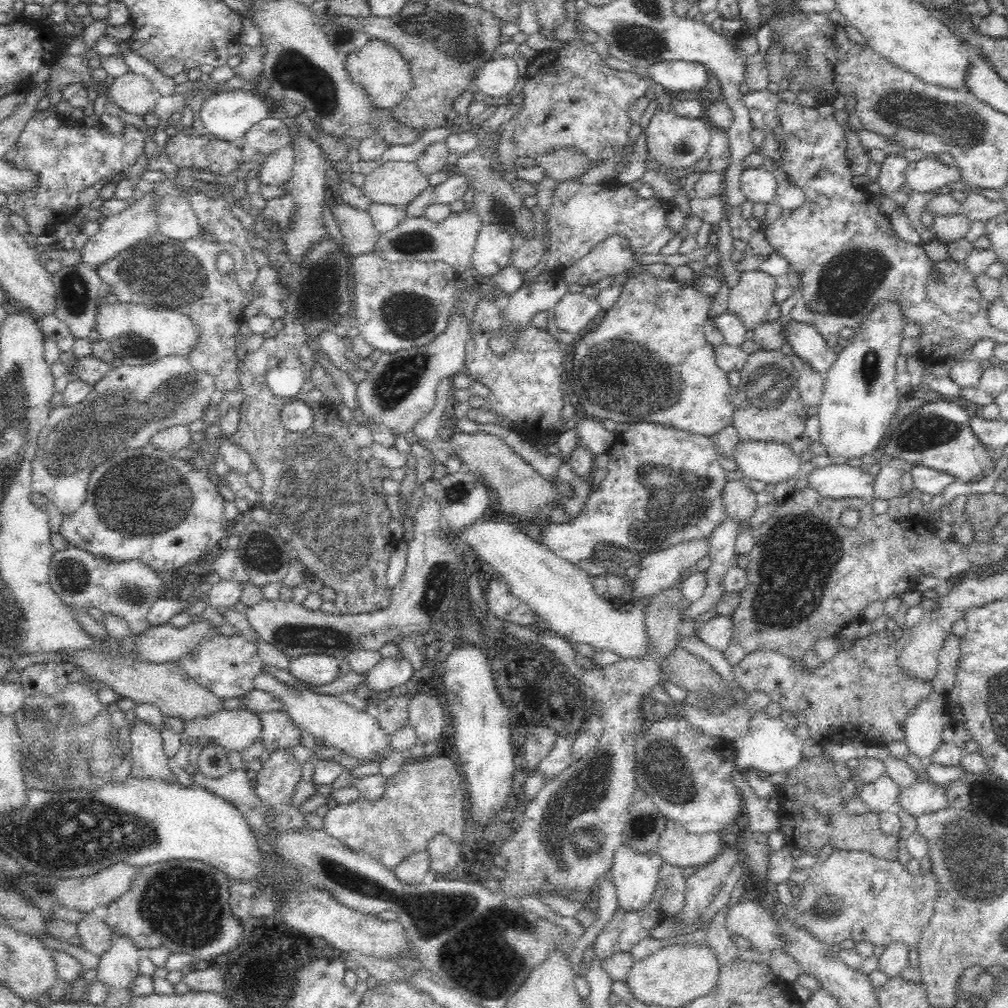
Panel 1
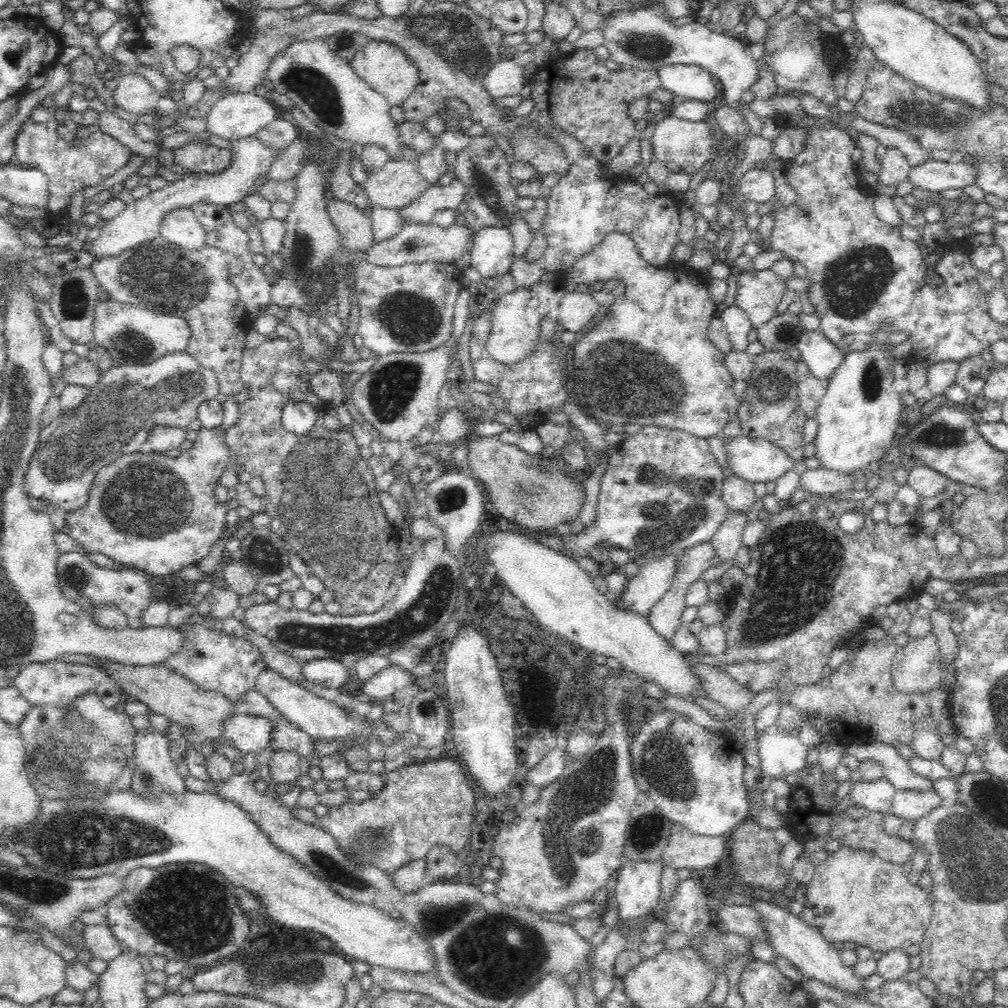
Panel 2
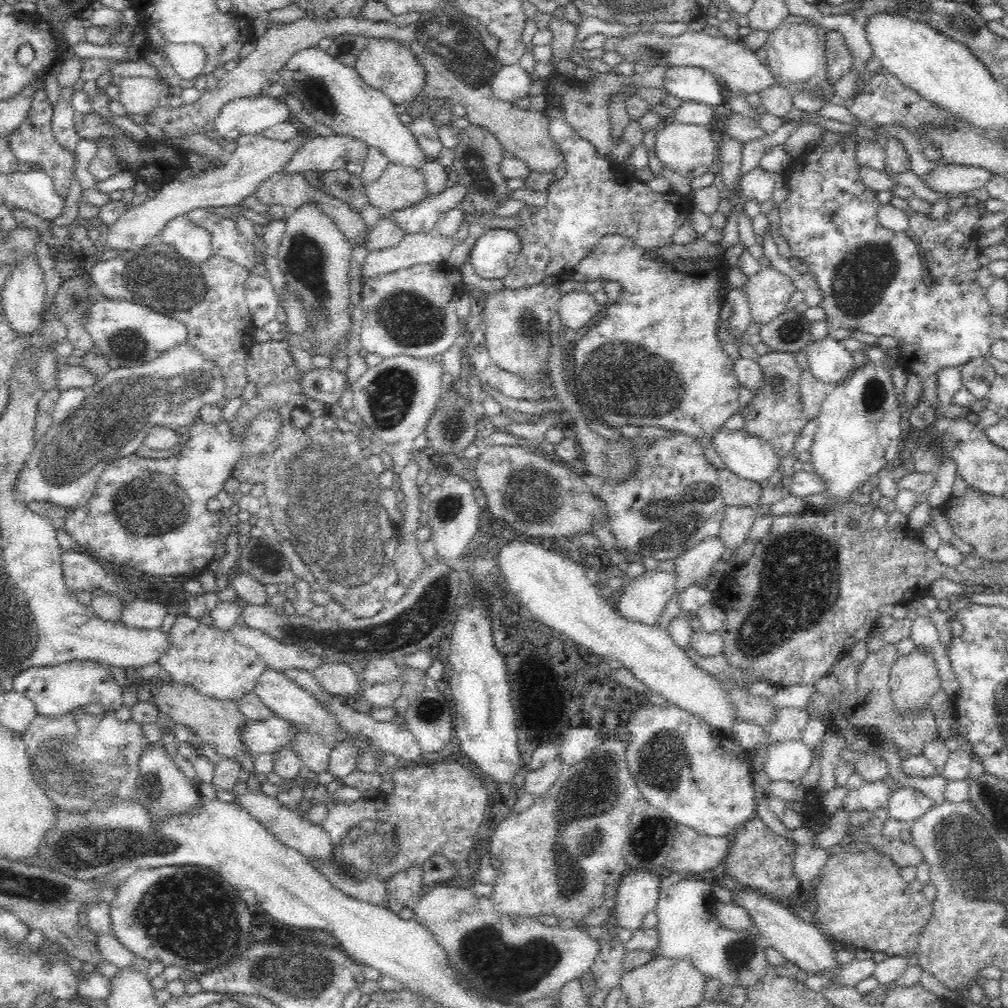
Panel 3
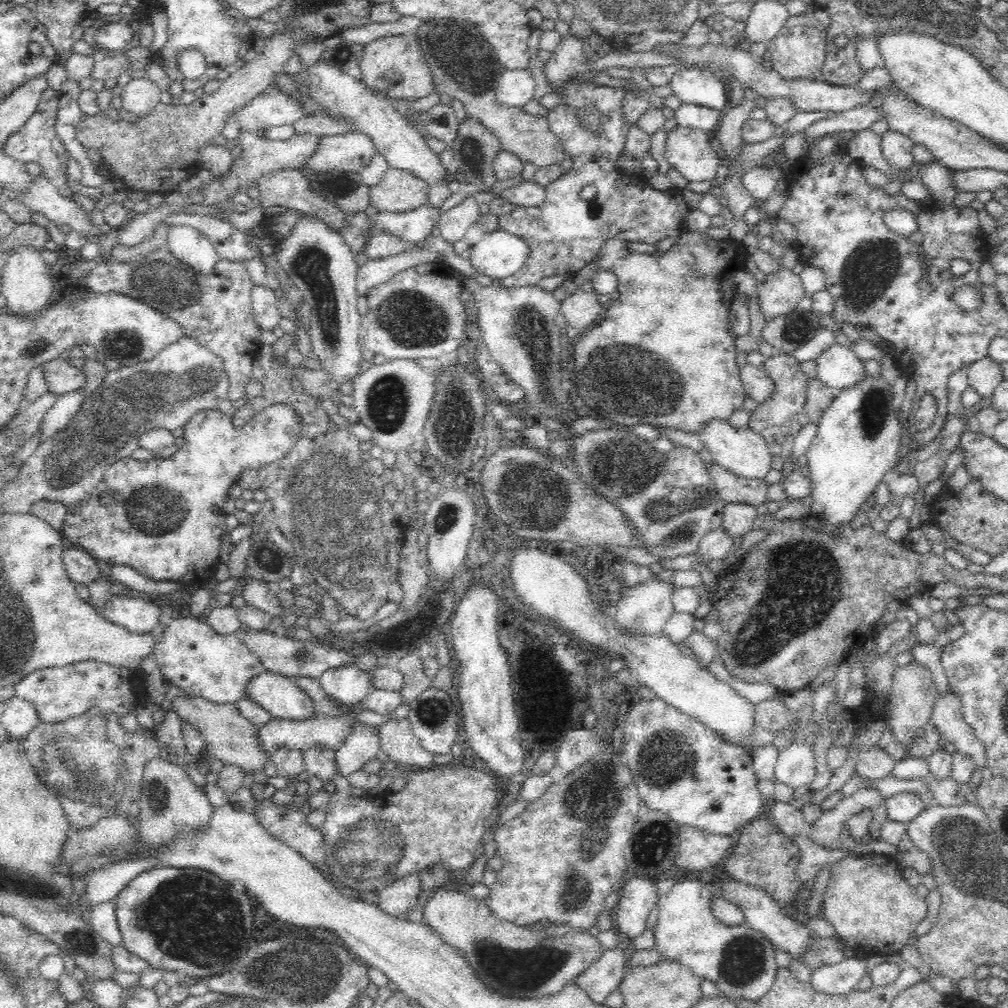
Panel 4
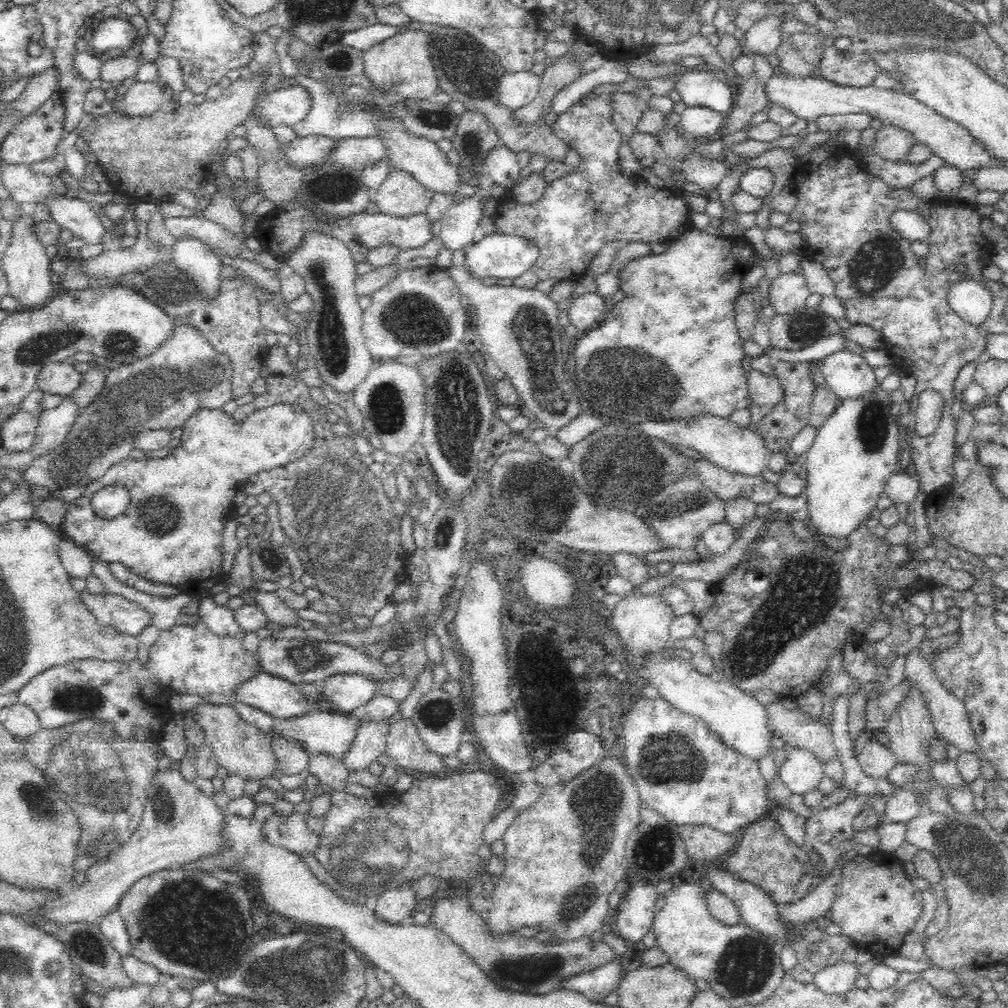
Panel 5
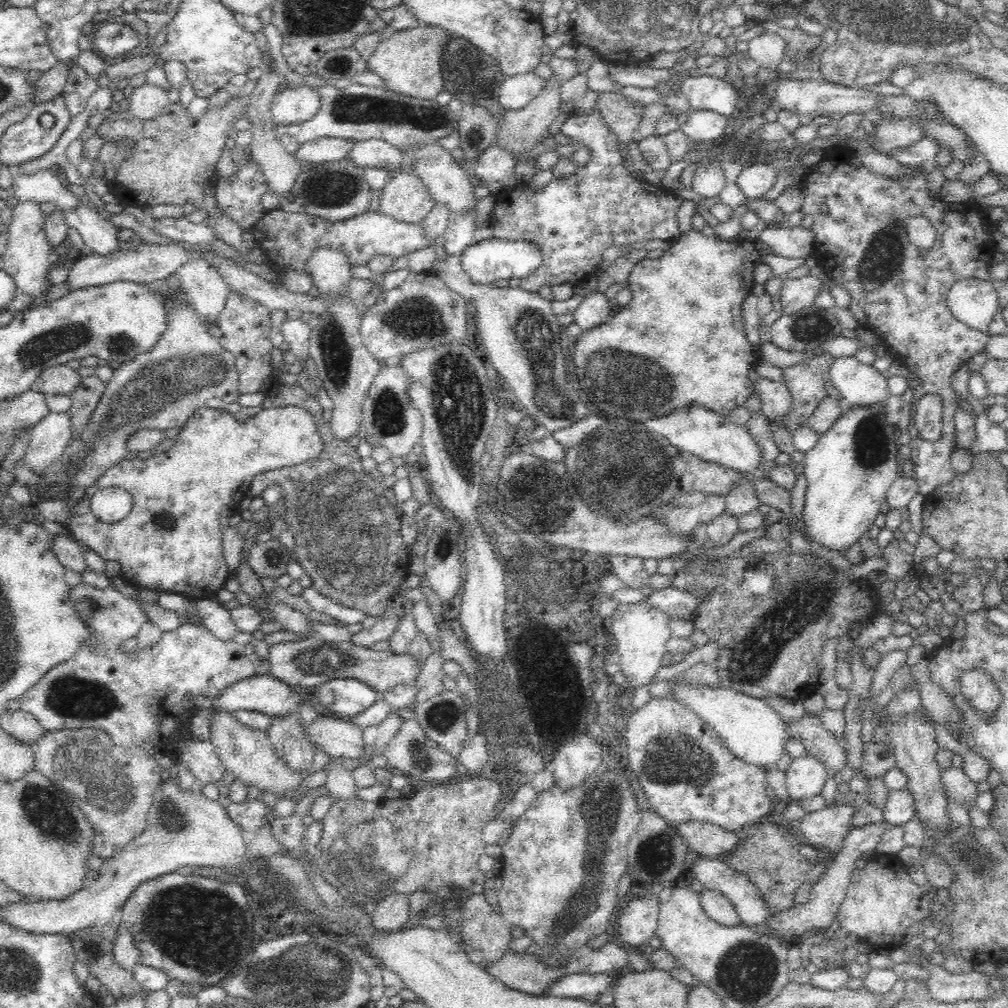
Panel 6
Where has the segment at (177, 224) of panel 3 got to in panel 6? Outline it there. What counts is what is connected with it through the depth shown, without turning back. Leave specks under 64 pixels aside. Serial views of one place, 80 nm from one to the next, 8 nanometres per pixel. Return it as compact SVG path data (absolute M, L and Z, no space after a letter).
M198 251L193 257L186 259L178 268L176 275L179 278L180 285L184 289L187 300L191 307L199 314L200 318L206 321L213 321L215 316L223 309L226 300L228 300L229 288L226 281L216 269L212 261L206 259L203 251Z

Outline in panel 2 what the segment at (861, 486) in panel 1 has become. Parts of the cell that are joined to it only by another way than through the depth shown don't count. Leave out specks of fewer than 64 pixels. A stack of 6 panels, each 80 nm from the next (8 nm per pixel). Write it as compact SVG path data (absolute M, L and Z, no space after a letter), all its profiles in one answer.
M832 468L806 469L800 475L799 482L808 495L834 496L834 494L844 494L844 492L856 490L854 474L836 471Z

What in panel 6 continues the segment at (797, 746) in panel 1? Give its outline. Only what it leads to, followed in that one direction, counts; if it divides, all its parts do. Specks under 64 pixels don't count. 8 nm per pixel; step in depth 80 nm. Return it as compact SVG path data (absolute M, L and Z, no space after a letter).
M808 754L794 757L785 774L789 799L799 801L821 794L827 778L831 776L816 757Z

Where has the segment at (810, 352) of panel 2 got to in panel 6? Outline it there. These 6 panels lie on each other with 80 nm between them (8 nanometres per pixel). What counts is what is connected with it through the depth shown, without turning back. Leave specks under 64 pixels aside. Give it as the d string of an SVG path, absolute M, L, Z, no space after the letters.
M854 355L834 357L828 367L827 373L830 384L832 384L834 388L838 390L838 394L844 398L845 406L871 405L872 403L886 404L886 400L888 400L887 378L871 365L863 364L856 360Z

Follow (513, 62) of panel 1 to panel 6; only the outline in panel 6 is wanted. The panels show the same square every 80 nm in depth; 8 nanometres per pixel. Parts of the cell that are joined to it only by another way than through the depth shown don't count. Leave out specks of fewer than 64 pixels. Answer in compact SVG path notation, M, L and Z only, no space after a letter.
M536 73L505 76L499 89L499 102L506 110L524 108L544 88L544 79Z

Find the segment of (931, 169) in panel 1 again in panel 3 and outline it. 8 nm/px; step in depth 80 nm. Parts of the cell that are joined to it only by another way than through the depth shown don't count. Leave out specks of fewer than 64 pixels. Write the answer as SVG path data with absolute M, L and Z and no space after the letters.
M934 163L921 181L934 192L956 196L983 188L990 175L990 171L974 166Z

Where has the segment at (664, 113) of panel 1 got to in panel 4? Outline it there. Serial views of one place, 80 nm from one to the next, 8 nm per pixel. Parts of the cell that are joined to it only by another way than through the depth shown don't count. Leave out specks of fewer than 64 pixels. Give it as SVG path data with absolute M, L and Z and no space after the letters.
M677 125L666 132L664 157L688 182L712 180L715 184L714 178L722 161L712 143L706 131Z

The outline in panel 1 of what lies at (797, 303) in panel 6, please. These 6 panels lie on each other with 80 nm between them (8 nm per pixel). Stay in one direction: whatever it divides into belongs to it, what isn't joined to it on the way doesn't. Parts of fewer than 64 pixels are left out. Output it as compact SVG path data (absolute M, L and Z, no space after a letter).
M748 270L740 275L736 286L729 292L726 311L738 317L748 330L766 322L768 310L776 304L776 279L766 272Z

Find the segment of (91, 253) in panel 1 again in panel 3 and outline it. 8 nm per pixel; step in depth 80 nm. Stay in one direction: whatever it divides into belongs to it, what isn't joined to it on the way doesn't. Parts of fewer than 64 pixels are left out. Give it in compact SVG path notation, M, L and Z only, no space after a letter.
M306 131L300 132L297 136L294 136L292 140L288 142L280 142L276 140L270 140L263 134L260 135L246 135L240 136L236 141L236 150L230 154L230 159L224 166L216 168L214 170L209 169L196 176L196 178L187 175L185 181L182 178L172 178L155 191L151 191L147 200L138 204L138 206L129 206L122 216L118 217L112 224L108 225L106 234L103 234L100 238L104 248L106 250L139 250L142 246L146 246L160 235L161 230L166 226L166 223L179 214L187 214L195 208L220 208L220 206L234 206L234 204L240 204L244 198L248 198L251 194L255 194L256 188L260 186L268 177L273 176L276 172L279 172L284 168L284 164L290 160L290 156L304 144L304 141L308 139Z

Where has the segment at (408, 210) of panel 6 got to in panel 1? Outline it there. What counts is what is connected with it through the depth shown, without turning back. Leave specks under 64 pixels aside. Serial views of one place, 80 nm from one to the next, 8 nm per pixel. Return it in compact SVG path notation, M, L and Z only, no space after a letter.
M384 162L365 175L362 190L372 203L405 207L429 187L428 179L429 176L417 168L416 162Z

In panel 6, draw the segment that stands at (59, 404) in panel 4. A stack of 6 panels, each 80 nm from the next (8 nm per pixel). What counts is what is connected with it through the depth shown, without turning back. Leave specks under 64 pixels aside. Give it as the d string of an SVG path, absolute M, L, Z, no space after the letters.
M52 412L31 428L24 461L38 474L47 469L51 462L61 455L64 447L73 436L70 412Z

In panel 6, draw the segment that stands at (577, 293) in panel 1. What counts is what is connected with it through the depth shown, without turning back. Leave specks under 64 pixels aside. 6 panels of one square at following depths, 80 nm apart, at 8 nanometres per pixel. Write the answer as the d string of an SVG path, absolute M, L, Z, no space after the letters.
M596 291L586 296L572 312L573 322L580 326L580 330L587 331L604 324L612 312L613 306L610 306L605 294Z

